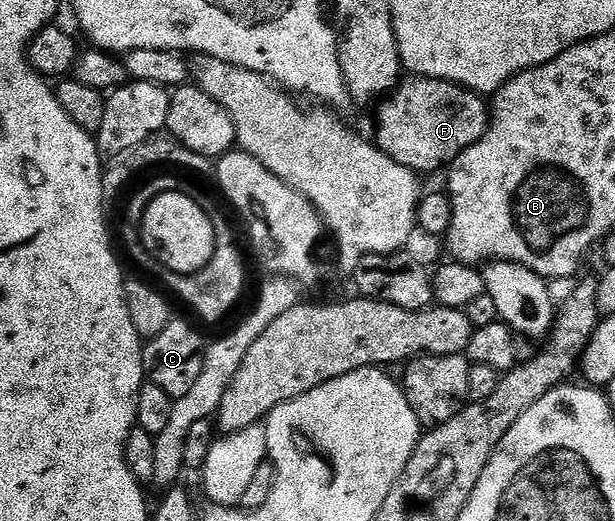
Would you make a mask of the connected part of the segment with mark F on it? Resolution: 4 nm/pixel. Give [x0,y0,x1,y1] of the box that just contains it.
[375,74,491,173]

